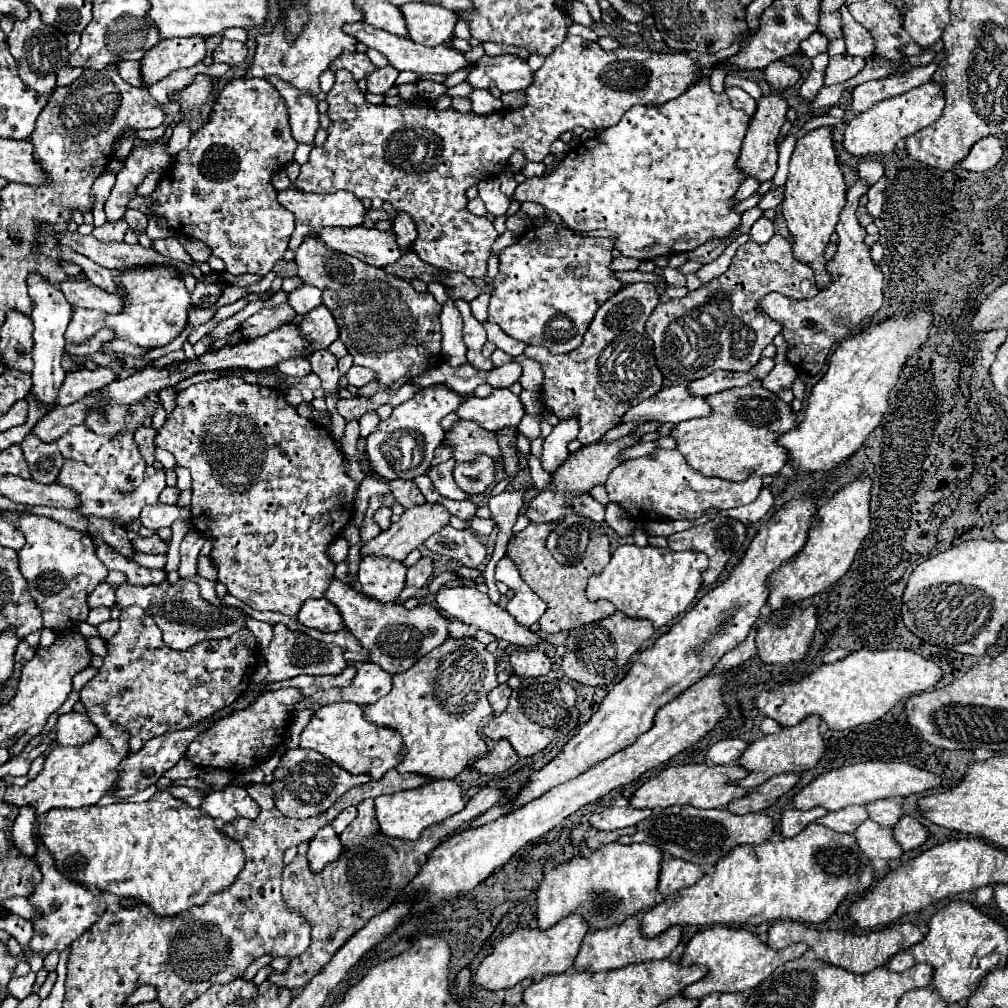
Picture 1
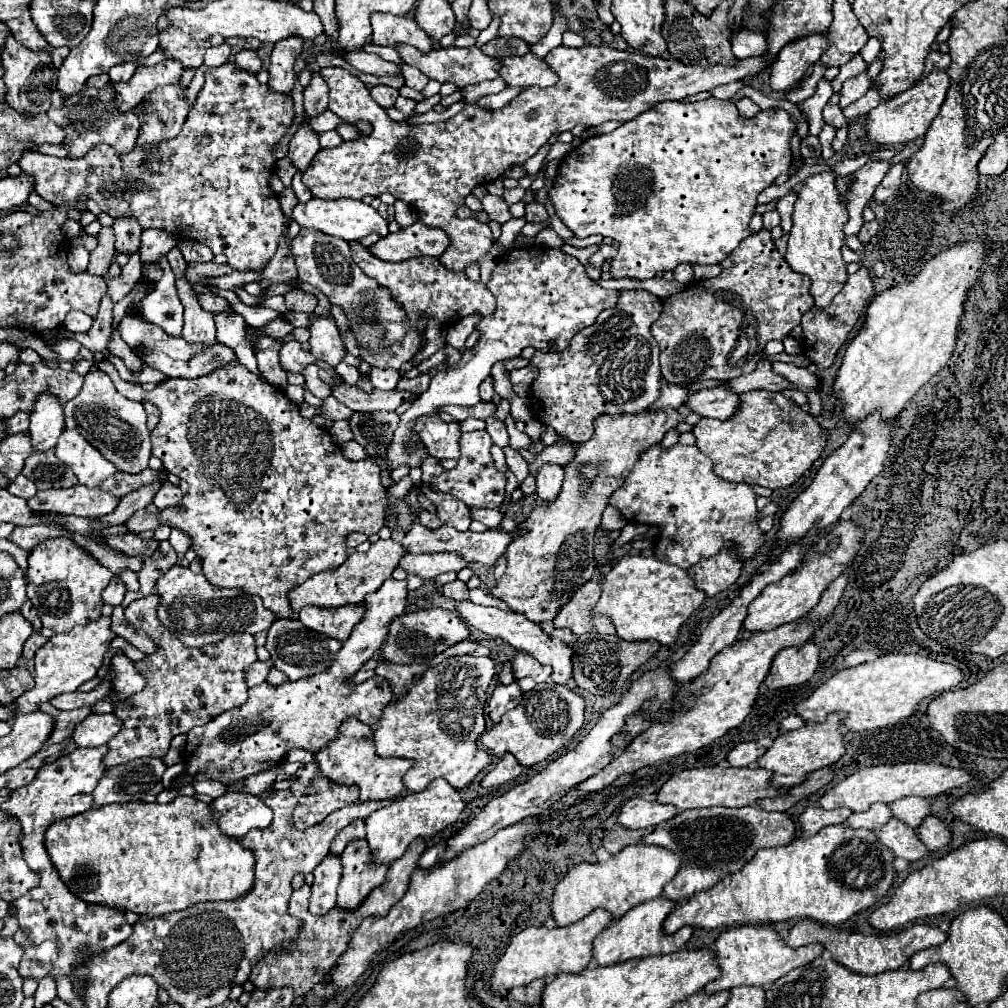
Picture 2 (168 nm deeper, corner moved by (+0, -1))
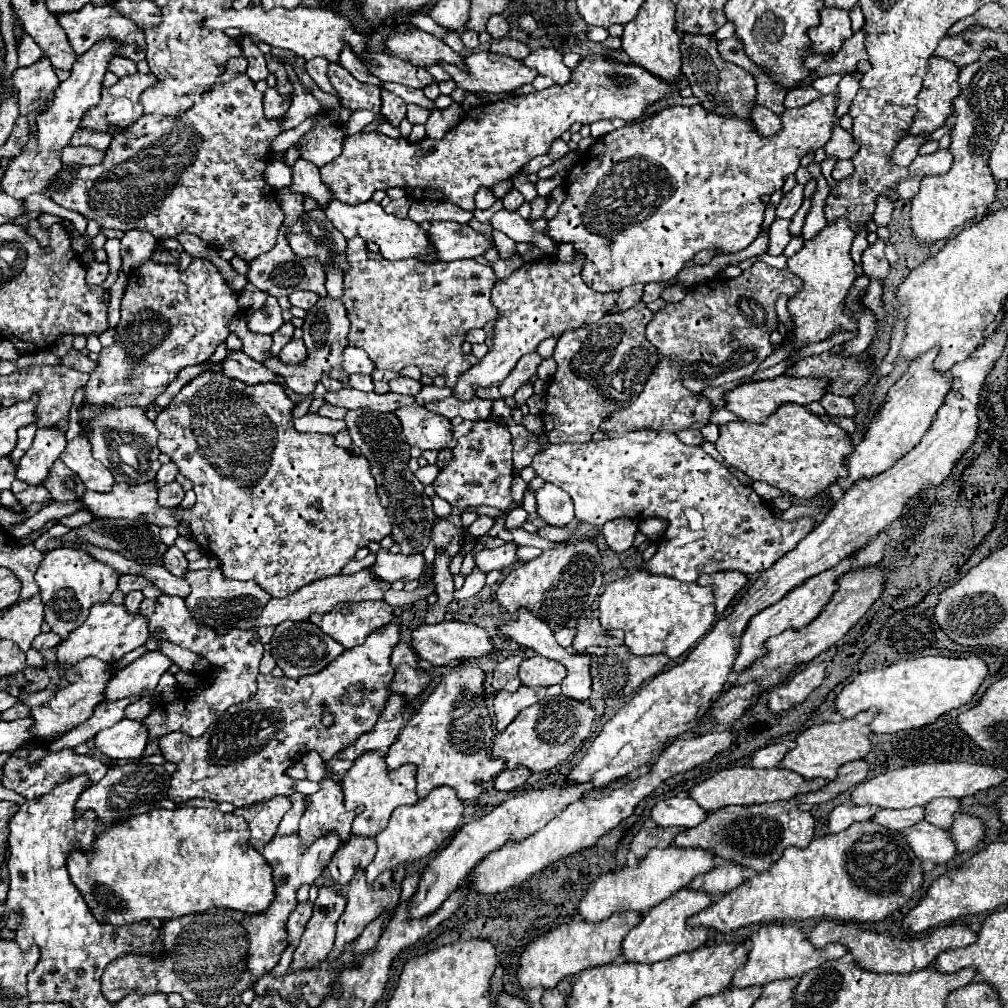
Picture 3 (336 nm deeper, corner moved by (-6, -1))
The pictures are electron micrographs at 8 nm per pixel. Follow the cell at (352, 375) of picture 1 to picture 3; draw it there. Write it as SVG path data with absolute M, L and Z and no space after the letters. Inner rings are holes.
M398 377L398 379L390 381L390 389L394 393L404 393L404 395L416 397L420 393L420 389L422 389L422 383L414 381L414 379L408 379L408 377Z

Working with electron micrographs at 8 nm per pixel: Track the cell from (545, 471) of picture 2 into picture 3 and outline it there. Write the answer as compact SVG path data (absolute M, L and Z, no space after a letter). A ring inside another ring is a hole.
M542 485L536 491L536 507L542 521L552 527L564 527L574 521L574 505L566 491L554 485Z

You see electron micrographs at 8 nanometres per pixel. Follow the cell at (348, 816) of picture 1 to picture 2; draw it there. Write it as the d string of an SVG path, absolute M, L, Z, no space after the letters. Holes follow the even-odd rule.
M356 819L354 823L350 823L350 825L346 825L338 835L336 835L336 839L332 841L332 853L336 853L336 855L340 855L342 851L344 851L344 847L348 845L348 841L352 841L352 839L362 839L366 835L366 831L364 831L364 819Z

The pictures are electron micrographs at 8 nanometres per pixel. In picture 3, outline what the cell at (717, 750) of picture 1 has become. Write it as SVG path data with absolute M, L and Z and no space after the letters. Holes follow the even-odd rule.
M768 745L768 747L762 747L754 753L752 757L752 765L758 767L758 769L774 769L774 767L780 767L784 755L788 753L790 749L786 745Z

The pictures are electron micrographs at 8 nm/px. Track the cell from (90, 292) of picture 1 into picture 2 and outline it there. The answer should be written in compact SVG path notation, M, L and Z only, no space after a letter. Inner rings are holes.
M124 315L124 319L118 323L118 333L120 337L132 347L132 349L142 349L142 361L168 377L184 377L184 379L196 379L202 377L204 373L210 373L216 367L222 367L230 359L234 359L234 351L222 343L216 343L212 347L202 347L202 345L188 345L182 337L170 337L166 335L158 325L152 325L148 321L142 321L134 315Z

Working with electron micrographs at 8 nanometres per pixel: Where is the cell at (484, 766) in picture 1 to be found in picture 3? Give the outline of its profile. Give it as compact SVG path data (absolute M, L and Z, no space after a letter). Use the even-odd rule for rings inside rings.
M518 767L518 769L514 769L514 771L508 771L508 769L506 769L506 771L502 771L502 773L496 777L494 787L496 787L498 791L512 791L512 789L522 787L528 777L530 777L530 771L524 769L524 767Z

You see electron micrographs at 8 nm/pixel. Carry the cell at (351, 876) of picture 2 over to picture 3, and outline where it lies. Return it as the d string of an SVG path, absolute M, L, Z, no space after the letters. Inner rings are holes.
M358 871L354 879L348 885L348 903L346 911L338 921L338 933L336 933L336 943L328 959L338 959L340 953L348 943L360 937L364 927L378 919L380 913L392 911L398 905L400 899L400 889L374 889L366 883L366 873ZM396 899L396 903L392 903Z

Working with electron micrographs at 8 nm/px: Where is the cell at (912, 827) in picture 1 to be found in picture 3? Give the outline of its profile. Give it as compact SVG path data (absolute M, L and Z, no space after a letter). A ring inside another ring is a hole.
M962 813L958 819L954 819L954 827L950 829L950 835L958 847L958 851L972 851L986 835L986 825L980 817Z

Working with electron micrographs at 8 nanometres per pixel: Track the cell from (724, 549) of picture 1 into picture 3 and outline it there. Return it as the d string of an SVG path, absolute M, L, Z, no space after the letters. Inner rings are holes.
M722 571L722 573L714 573L714 575L704 575L698 579L698 583L710 585L714 589L716 611L718 611L718 615L722 615L726 611L726 607L732 603L734 595L748 583L748 577L740 575L738 571Z

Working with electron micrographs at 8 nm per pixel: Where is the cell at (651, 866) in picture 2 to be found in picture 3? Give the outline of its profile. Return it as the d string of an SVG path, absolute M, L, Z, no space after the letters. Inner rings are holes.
M652 849L638 867L624 867L618 873L608 873L598 877L580 901L580 915L586 921L604 921L614 913L622 911L638 911L646 913L676 891L684 889L694 877L708 873L714 869L714 853L704 849Z

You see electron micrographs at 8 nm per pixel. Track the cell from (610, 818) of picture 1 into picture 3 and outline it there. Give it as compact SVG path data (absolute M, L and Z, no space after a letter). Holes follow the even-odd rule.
M672 797L666 801L660 801L652 809L652 819L660 827L686 827L692 829L700 825L710 811L702 809L692 797Z

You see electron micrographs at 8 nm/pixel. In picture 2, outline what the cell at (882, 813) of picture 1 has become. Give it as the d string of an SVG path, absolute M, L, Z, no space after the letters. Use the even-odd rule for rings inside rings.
M916 797L898 799L890 803L890 809L894 819L900 819L908 827L918 827L918 823L922 823L922 819L930 815L930 799L916 799Z

